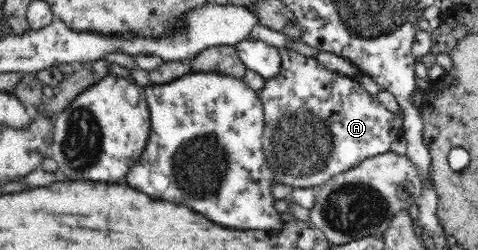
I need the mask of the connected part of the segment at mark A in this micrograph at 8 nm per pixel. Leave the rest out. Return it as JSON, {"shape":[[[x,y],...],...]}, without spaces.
{"shape":[[[281,47],[279,48],[281,55],[281,70],[276,74],[275,78],[268,78],[265,81],[264,87],[259,90],[259,98],[263,103],[264,112],[264,133],[263,133],[263,145],[264,154],[266,154],[268,160],[268,166],[270,170],[274,172],[276,181],[286,185],[291,185],[293,188],[316,188],[325,184],[331,177],[348,171],[352,167],[360,165],[365,159],[374,157],[390,151],[392,143],[401,139],[405,133],[403,128],[403,112],[399,111],[398,114],[390,112],[375,96],[367,93],[362,87],[362,84],[355,79],[355,77],[340,75],[330,70],[324,69],[324,66],[320,65],[320,62],[312,57],[306,57],[292,49]]]}

